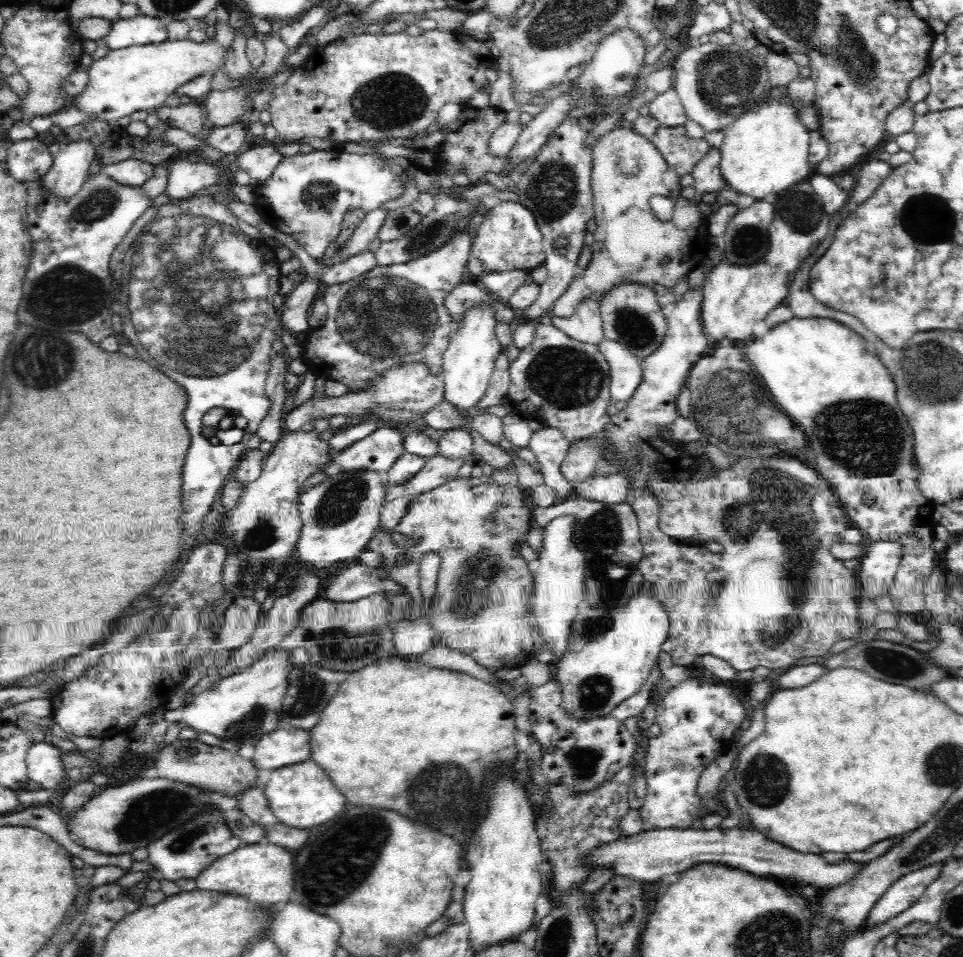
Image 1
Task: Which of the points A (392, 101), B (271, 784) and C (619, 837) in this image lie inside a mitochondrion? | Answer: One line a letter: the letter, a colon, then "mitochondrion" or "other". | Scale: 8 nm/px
A: mitochondrion
B: other
C: other

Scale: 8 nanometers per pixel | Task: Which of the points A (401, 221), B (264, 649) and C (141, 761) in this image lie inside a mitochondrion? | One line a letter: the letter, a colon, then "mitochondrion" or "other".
A: mitochondrion
B: other
C: other

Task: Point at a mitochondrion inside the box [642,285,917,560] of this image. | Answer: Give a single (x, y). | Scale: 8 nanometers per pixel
(866, 436)

